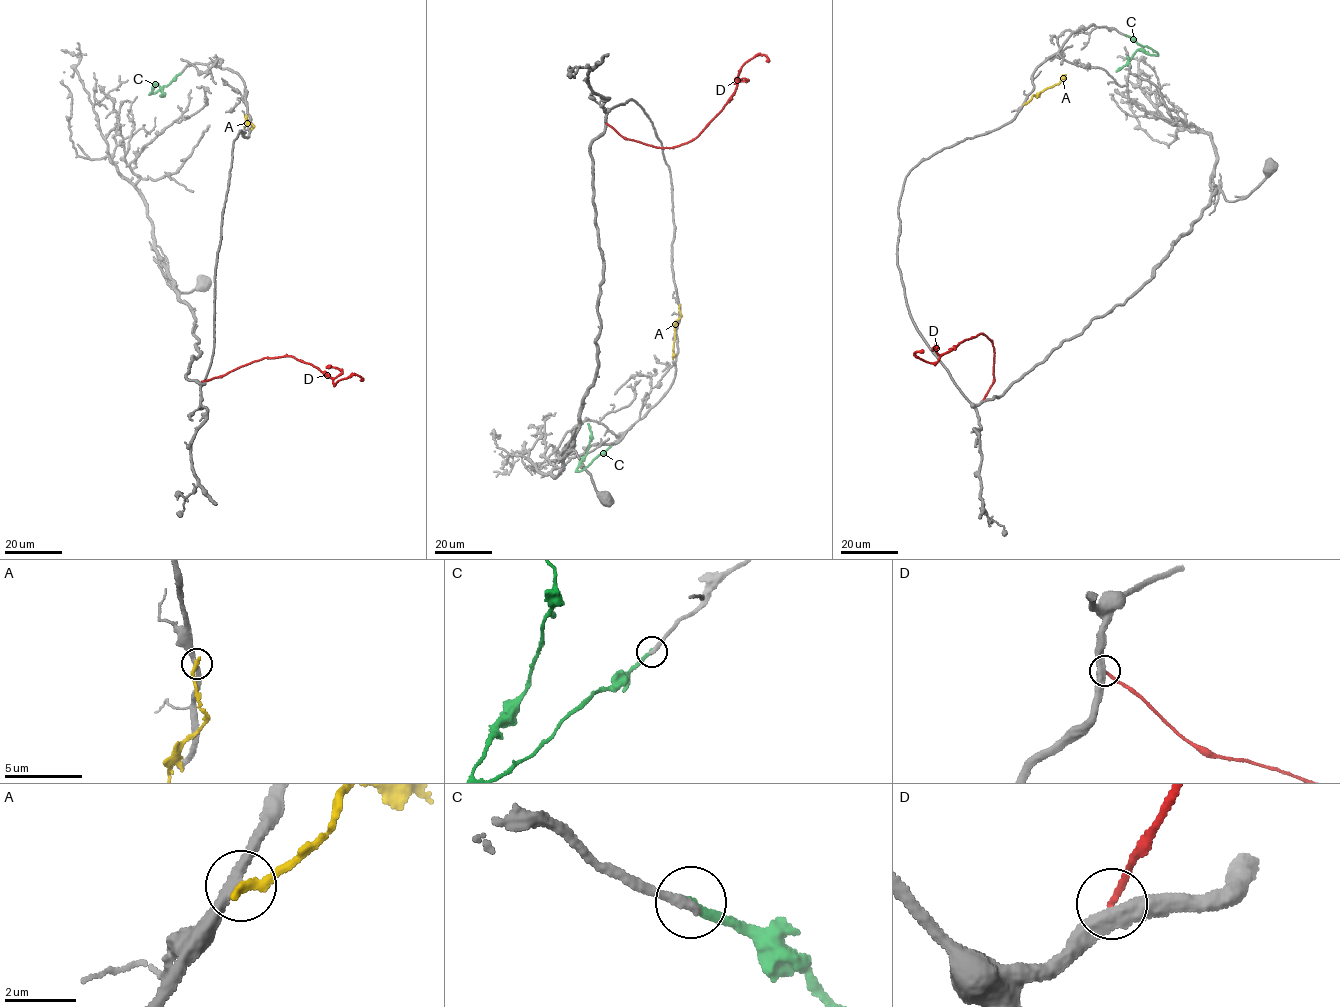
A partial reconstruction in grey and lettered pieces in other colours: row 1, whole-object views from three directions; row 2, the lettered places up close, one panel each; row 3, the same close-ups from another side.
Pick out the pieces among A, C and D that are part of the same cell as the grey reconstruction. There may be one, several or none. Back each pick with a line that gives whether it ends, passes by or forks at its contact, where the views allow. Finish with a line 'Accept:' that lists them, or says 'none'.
Accept: none

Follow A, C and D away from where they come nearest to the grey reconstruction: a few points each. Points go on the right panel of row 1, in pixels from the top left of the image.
A: (1024, 104), (1032, 96), (1057, 84), (1066, 74)
C: (1126, 35), (1157, 54), (1138, 50), (1116, 72)
D: (983, 399), (994, 379), (994, 349), (985, 334), (966, 339), (935, 362), (914, 353), (924, 351)

